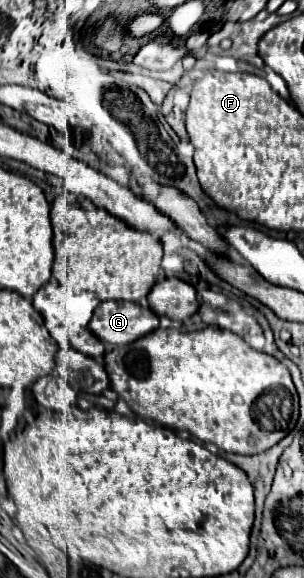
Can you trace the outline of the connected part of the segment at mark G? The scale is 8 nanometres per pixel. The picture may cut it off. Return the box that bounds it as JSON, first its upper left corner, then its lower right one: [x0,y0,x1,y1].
[90,300,158,346]

